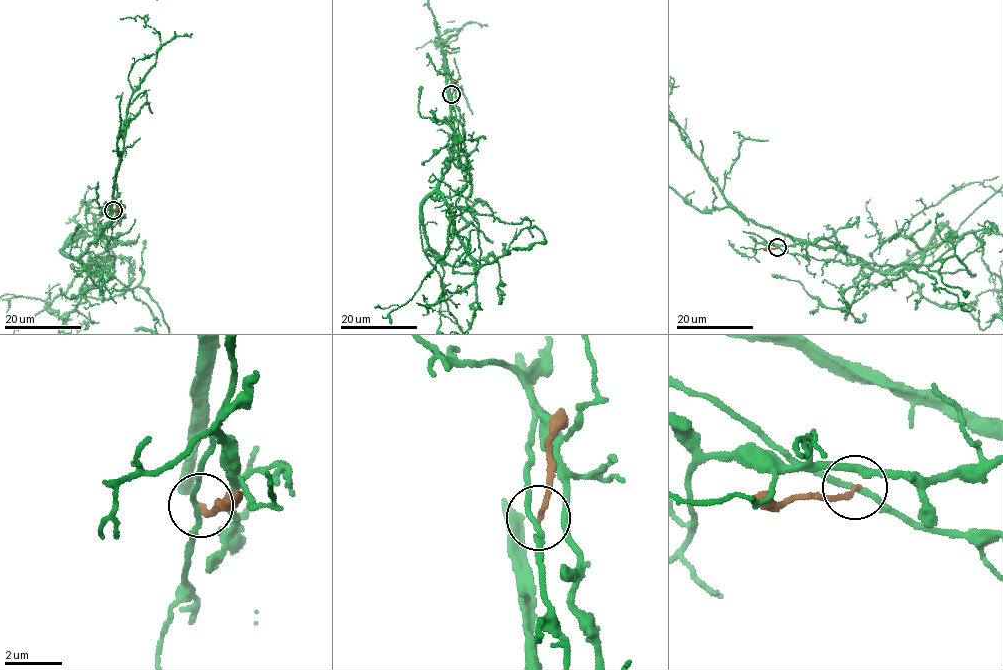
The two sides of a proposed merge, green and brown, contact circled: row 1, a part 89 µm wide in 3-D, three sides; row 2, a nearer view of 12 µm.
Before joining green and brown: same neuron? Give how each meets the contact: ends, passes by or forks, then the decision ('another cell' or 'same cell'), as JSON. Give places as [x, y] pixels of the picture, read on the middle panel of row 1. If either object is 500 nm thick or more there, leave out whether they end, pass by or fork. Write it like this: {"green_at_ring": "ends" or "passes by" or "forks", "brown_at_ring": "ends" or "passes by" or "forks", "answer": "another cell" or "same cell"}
{"green_at_ring": "passes by", "brown_at_ring": "ends", "answer": "another cell"}

